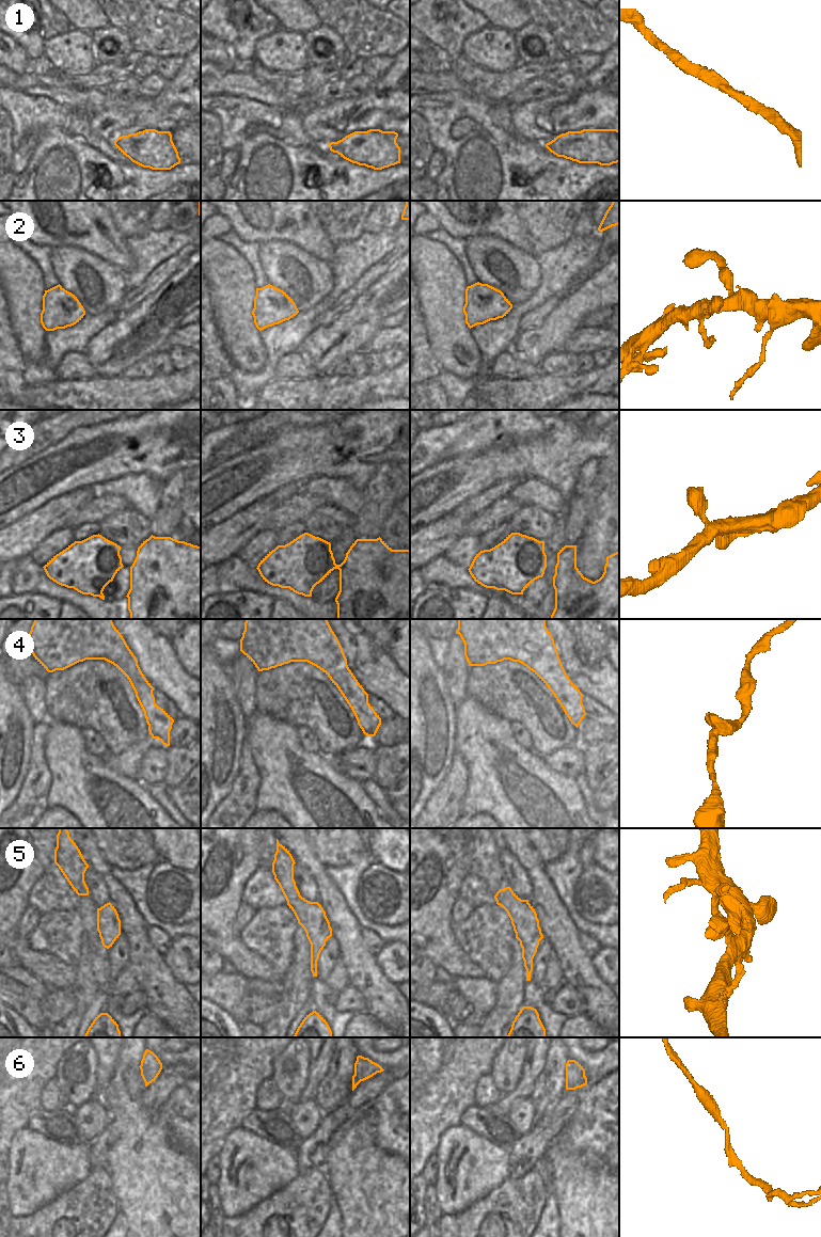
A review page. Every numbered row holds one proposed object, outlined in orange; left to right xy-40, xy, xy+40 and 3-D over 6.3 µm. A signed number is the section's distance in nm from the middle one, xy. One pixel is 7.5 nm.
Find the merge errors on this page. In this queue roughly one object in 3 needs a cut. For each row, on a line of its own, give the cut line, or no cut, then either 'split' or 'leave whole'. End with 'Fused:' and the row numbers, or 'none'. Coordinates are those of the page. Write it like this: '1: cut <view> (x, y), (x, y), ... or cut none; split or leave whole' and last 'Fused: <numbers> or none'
1: cut xy (335, 142), (336, 152); split
2: cut none; leave whole
3: cut none; leave whole
4: cut none; leave whole
5: cut xy (300, 895), (287, 902); split
6: cut none; leave whole
Fused: 1, 5

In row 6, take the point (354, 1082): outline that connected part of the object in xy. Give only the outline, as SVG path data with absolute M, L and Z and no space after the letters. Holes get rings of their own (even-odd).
M358 1056L354 1063L354 1075L352 1076L352 1091L361 1081L364 1081L383 1071L384 1069L379 1064L373 1062L368 1058Z

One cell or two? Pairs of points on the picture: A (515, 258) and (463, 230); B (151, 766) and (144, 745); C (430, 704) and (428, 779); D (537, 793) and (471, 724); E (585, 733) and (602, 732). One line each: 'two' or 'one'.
A: two
B: two
C: one
D: one
E: one

